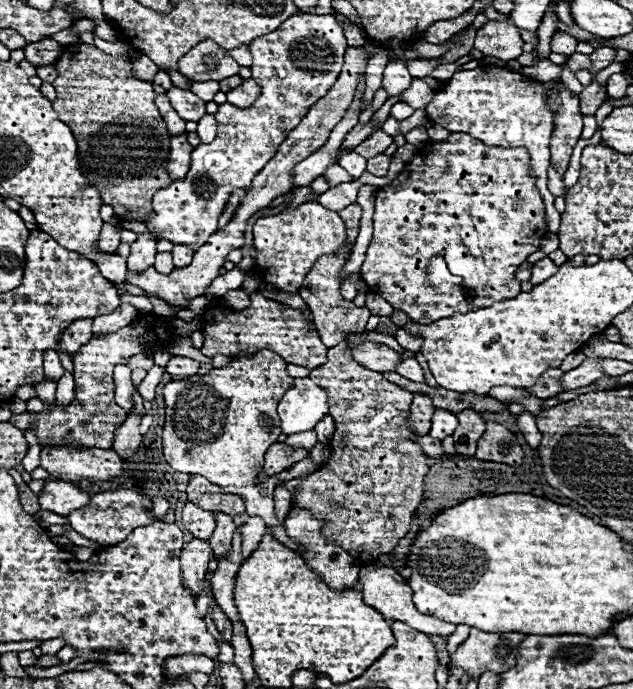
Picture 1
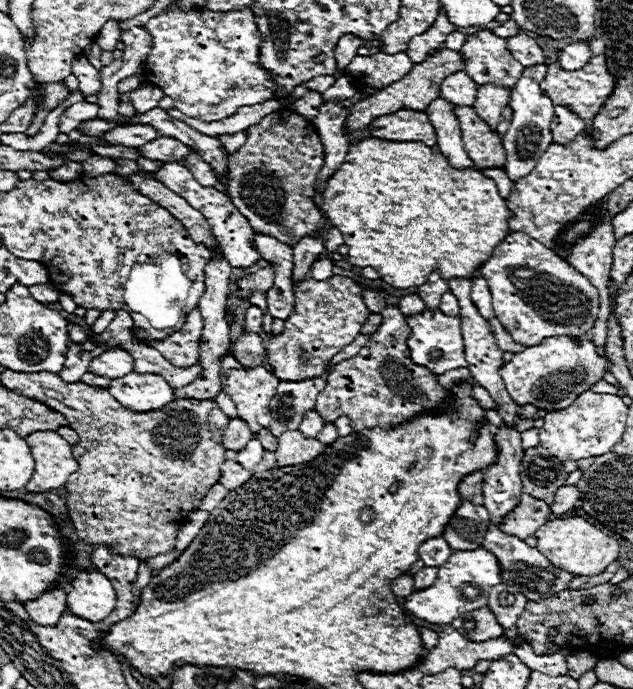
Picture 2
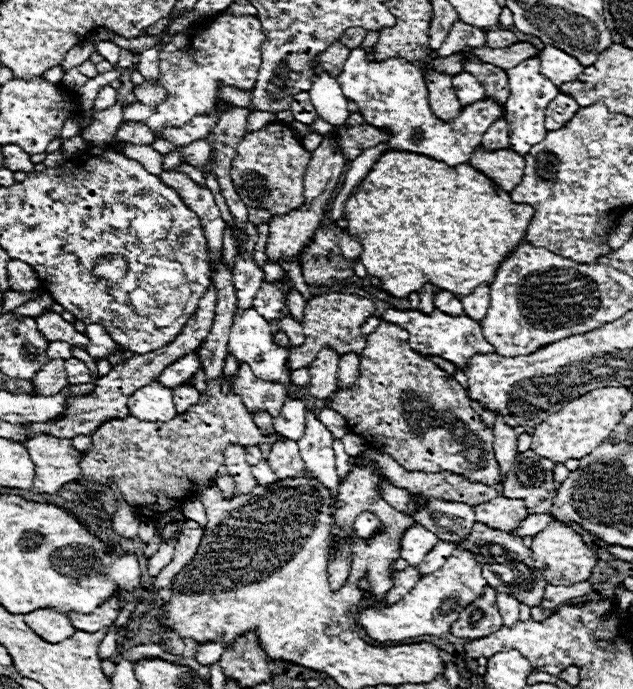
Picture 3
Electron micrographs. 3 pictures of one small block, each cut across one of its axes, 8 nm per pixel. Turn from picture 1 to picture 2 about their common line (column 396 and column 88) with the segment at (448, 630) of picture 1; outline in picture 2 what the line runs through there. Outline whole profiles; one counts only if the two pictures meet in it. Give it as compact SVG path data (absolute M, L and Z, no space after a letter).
M80 572L72 580L74 590L68 594L68 610L84 620L102 622L116 606L116 590L100 572Z

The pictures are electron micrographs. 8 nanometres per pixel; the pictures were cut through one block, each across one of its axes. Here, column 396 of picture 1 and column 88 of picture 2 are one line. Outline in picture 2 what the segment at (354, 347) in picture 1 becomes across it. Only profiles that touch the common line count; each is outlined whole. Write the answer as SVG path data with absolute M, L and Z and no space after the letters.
M70 344L70 352L66 352L66 368L62 368L62 372L58 372L62 376L62 380L68 382L78 382L82 374L88 372L88 364L92 360L92 354L82 350L80 344Z

